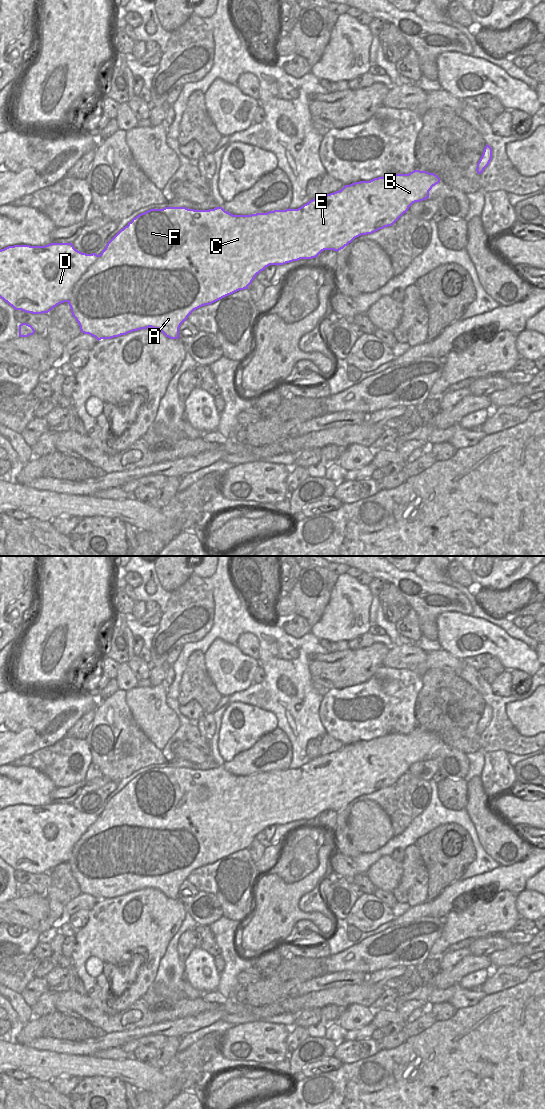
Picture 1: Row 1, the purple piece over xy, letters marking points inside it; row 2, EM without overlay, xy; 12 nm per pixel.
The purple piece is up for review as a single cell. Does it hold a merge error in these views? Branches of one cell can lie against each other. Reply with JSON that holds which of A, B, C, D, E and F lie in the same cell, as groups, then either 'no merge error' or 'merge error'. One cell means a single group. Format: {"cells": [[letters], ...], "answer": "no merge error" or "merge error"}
{"cells": [["A", "B", "C", "E", "F"], ["D"]], "answer": "merge error"}

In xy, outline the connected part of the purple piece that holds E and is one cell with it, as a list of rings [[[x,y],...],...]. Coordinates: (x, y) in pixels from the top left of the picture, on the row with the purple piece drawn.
[[[414,170],[409,174],[388,174],[383,177],[374,178],[370,181],[355,182],[345,185],[341,190],[327,195],[321,195],[310,200],[298,209],[274,210],[267,213],[256,213],[251,215],[233,215],[222,207],[209,210],[194,210],[186,207],[165,207],[163,209],[150,209],[132,219],[121,229],[106,245],[98,260],[88,269],[72,290],[68,304],[71,313],[84,334],[101,339],[111,339],[126,335],[133,331],[147,329],[149,327],[160,330],[170,339],[179,338],[179,328],[187,320],[188,316],[196,309],[210,305],[239,290],[248,289],[255,277],[270,265],[284,265],[300,259],[316,258],[324,250],[339,251],[361,235],[372,234],[380,229],[392,226],[409,207],[415,203],[429,198],[429,191],[440,182],[440,178],[427,171]]]

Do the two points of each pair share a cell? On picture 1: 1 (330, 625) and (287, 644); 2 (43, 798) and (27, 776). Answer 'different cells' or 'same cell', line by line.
1: different cells
2: same cell

